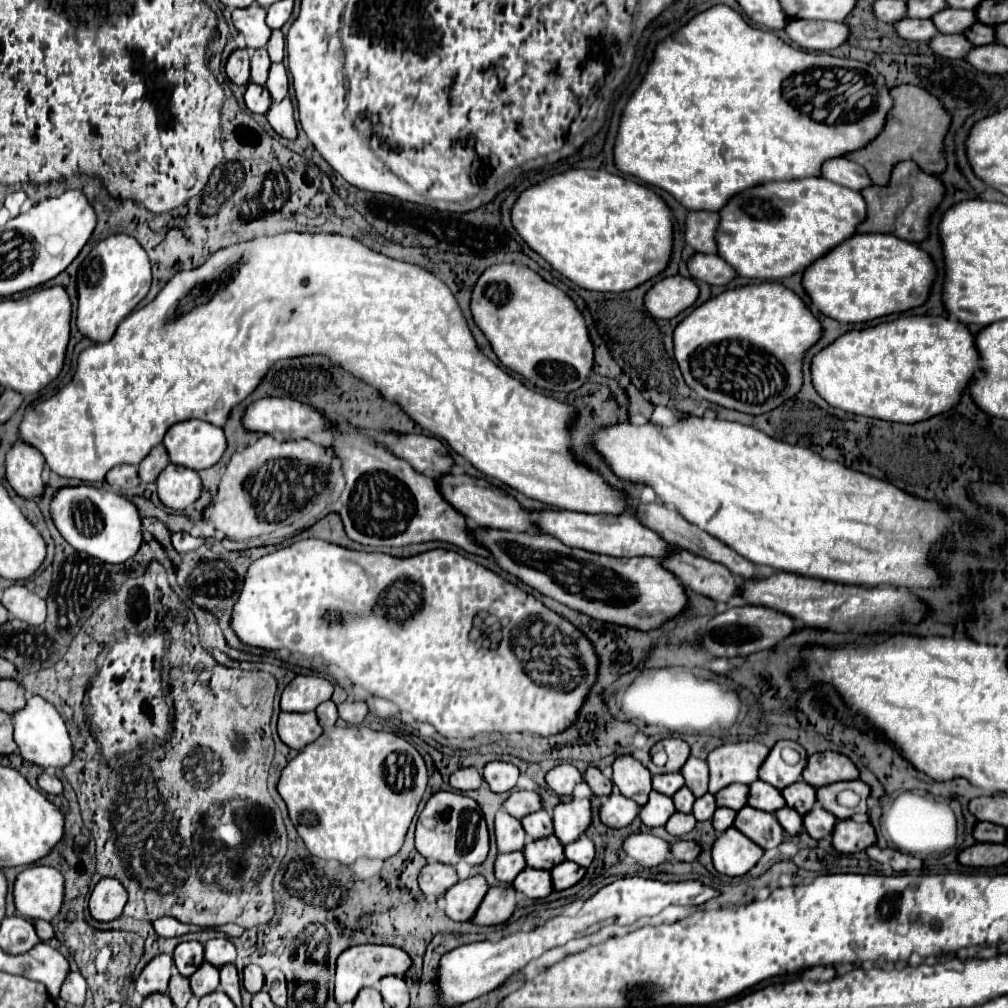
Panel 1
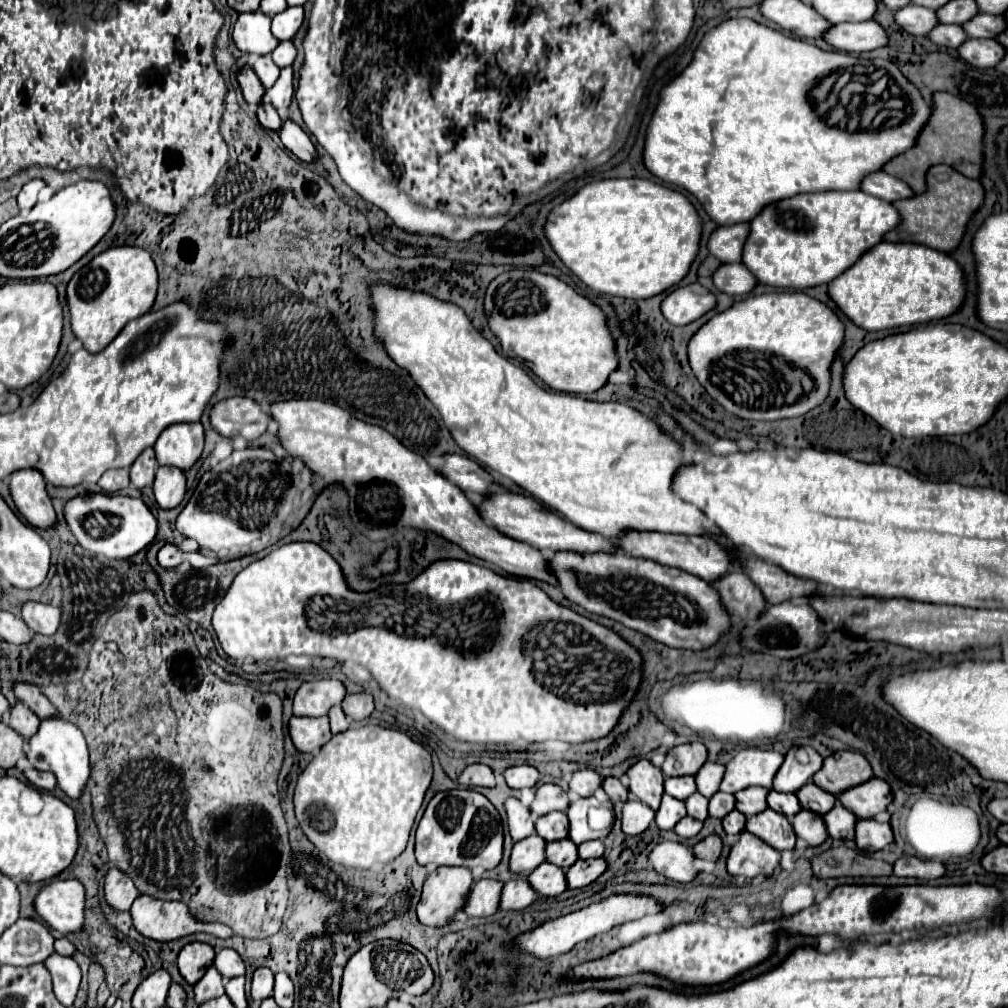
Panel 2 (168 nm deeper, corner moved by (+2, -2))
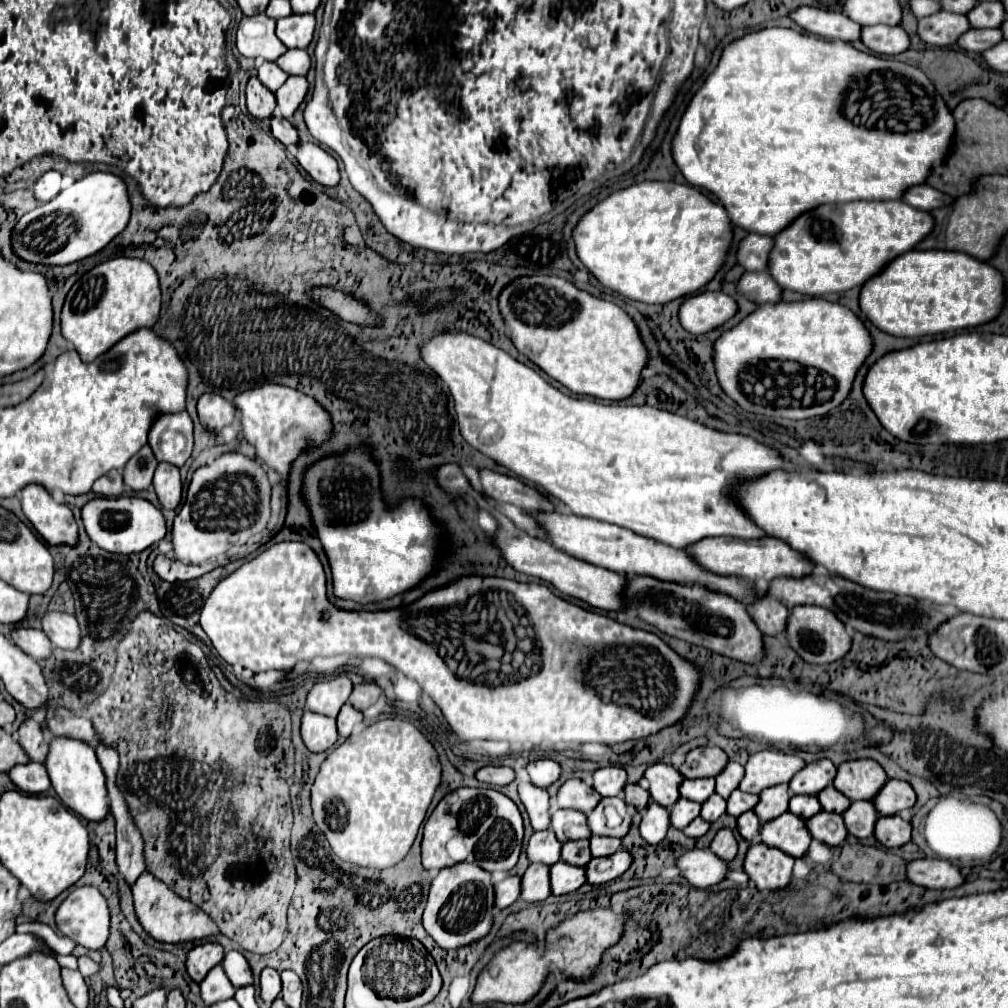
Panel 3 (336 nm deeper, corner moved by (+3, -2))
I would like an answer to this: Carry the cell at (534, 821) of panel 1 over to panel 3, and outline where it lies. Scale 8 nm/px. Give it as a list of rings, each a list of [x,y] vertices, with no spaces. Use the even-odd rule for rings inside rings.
[[[556,810],[550,818],[550,830],[554,830],[560,842],[590,838],[590,830],[586,826],[586,814],[578,810]]]

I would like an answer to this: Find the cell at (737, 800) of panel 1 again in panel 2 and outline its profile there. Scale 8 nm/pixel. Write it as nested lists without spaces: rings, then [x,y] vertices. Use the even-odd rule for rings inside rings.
[[[747,788],[747,790],[741,790],[735,794],[737,798],[737,808],[747,814],[747,818],[767,810],[767,794],[771,792],[771,788]]]

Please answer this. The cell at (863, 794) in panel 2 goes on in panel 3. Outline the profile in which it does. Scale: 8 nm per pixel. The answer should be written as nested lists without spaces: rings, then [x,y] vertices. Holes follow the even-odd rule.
[[[888,780],[886,786],[874,796],[874,808],[880,812],[880,816],[896,814],[898,810],[912,808],[916,802],[916,794],[908,782],[902,780]]]

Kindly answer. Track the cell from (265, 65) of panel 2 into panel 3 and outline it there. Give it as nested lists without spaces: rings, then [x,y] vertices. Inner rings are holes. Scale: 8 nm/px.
[[[262,62],[258,68],[258,80],[272,92],[276,92],[284,82],[288,74],[276,66],[276,62]]]

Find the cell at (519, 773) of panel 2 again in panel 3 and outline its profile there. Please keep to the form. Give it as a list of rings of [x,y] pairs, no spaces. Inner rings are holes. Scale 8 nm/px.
[[[534,760],[528,764],[528,776],[534,786],[548,788],[560,776],[560,764],[554,760]]]

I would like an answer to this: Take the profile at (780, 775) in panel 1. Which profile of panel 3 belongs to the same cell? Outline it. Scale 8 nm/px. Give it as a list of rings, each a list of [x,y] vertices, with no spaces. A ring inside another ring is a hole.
[[[822,758],[822,760],[810,762],[788,782],[790,794],[814,796],[834,780],[834,774],[836,774],[836,766],[830,760]]]

